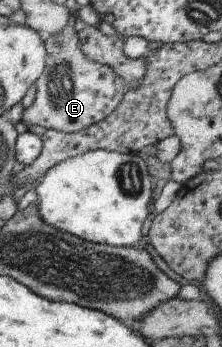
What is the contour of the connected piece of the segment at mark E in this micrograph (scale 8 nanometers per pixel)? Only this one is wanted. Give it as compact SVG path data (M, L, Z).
M68 26L56 36L47 36L47 69L36 82L36 97L33 104L21 116L21 122L75 133L93 124L102 122L123 101L128 85L112 70L111 66L99 63L84 54L79 42L79 32Z

